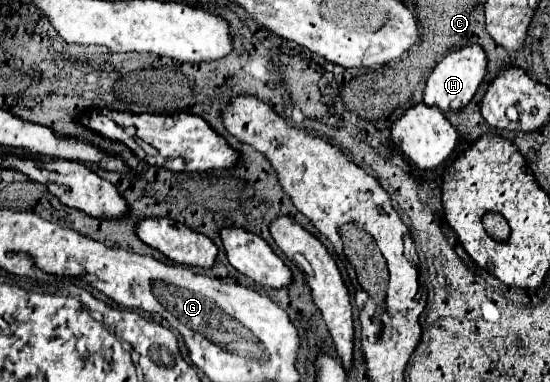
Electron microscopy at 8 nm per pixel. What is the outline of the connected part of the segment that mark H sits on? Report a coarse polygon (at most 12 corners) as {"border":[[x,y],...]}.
{"border":[[477,44],[447,54],[427,78],[423,100],[459,112],[485,76]]}

